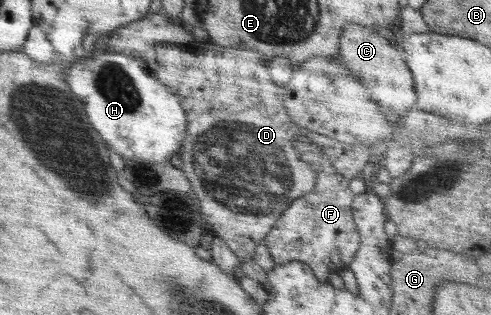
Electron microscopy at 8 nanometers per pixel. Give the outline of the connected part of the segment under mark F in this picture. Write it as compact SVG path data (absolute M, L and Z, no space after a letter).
M297 138L295 149L303 155L303 159L312 162L311 166L317 171L316 188L291 202L271 227L264 241L275 265L306 263L315 277L325 283L329 281L330 273L339 273L349 267L359 247L360 237L352 209L352 201L356 195L352 192L350 180L336 173L328 162L322 164L323 154L319 153L319 148L309 138Z

